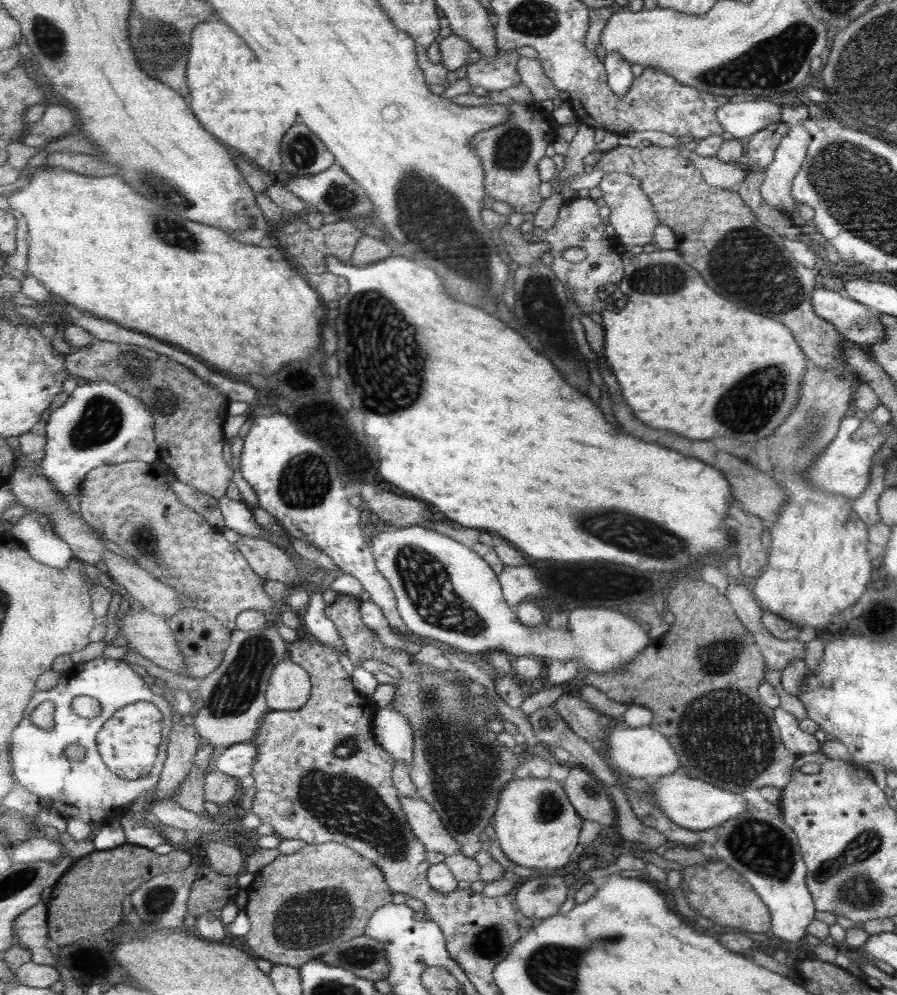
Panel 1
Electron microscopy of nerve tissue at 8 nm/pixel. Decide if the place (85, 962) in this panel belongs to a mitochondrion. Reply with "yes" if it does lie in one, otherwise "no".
no

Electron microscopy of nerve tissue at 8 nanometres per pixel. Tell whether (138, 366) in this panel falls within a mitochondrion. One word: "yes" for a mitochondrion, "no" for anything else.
yes

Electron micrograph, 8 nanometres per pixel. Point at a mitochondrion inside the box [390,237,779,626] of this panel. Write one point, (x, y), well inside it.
(618, 533)

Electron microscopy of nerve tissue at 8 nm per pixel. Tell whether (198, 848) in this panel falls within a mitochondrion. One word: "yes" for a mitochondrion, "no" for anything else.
no

